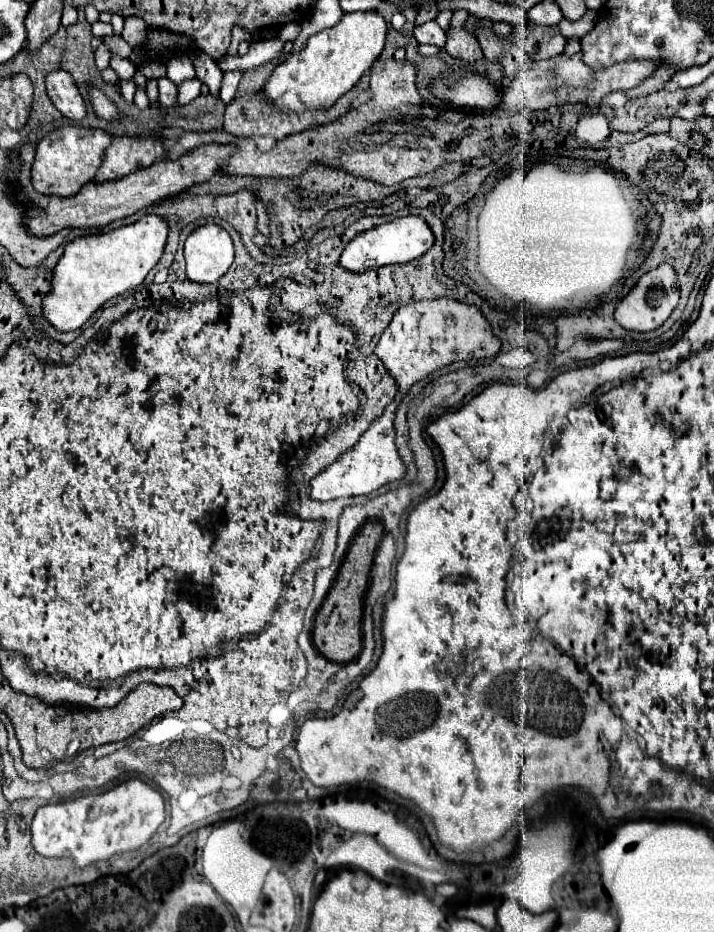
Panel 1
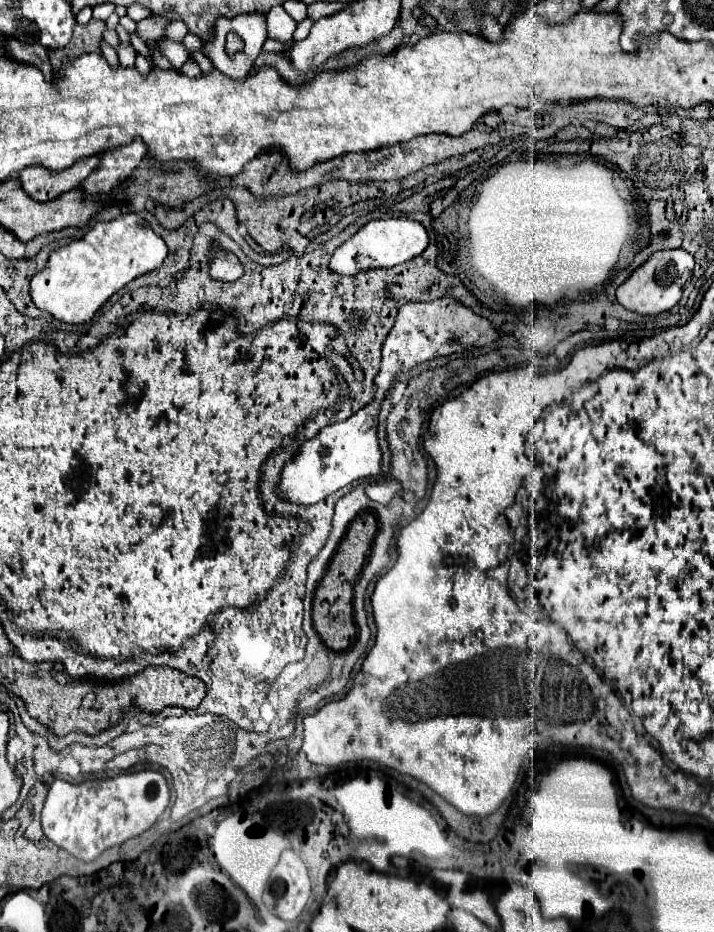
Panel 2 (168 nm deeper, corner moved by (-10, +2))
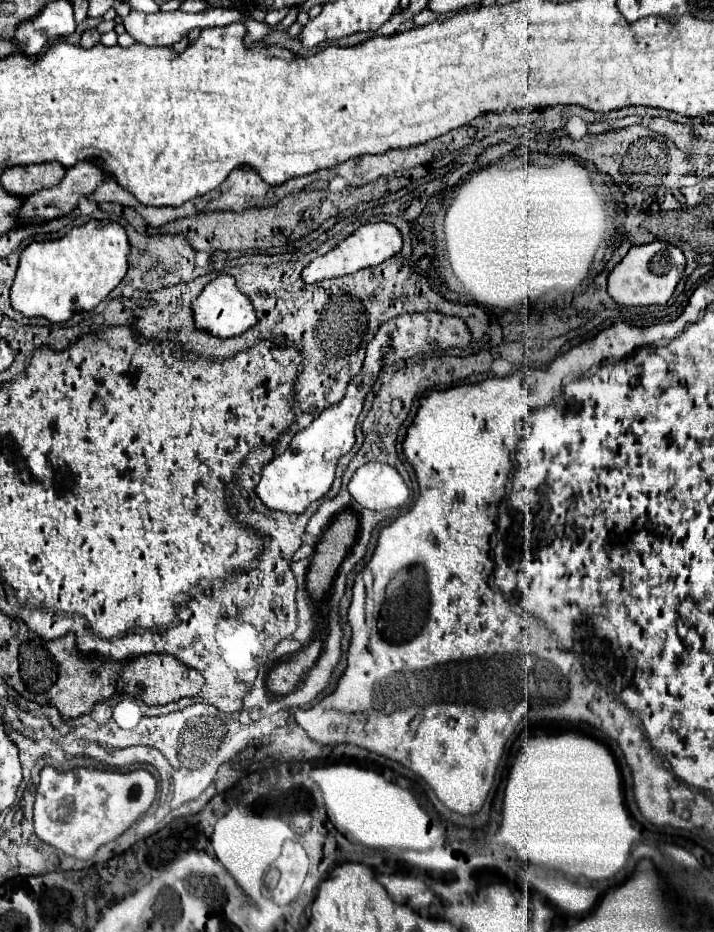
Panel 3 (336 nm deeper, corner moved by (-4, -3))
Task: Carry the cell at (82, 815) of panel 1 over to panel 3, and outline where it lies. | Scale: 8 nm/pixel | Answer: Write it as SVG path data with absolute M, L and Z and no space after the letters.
M44 768L40 772L40 784L36 790L34 804L34 832L46 844L62 850L78 860L90 860L96 850L108 842L120 838L142 814L148 812L156 798L156 778L148 770L134 772L102 772L92 768L76 768L72 772L58 772L54 768Z

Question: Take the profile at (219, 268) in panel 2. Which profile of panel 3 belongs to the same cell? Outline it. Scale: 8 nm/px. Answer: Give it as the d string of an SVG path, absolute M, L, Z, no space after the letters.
M222 274L222 276L216 276L204 290L202 290L202 296L196 298L196 302L192 304L192 310L194 310L194 320L196 320L196 326L202 328L202 330L208 330L212 332L214 336L238 336L242 332L246 332L250 326L256 324L256 314L254 314L254 308L250 306L250 300L238 292L236 284L234 284L234 278L228 276L228 274Z

